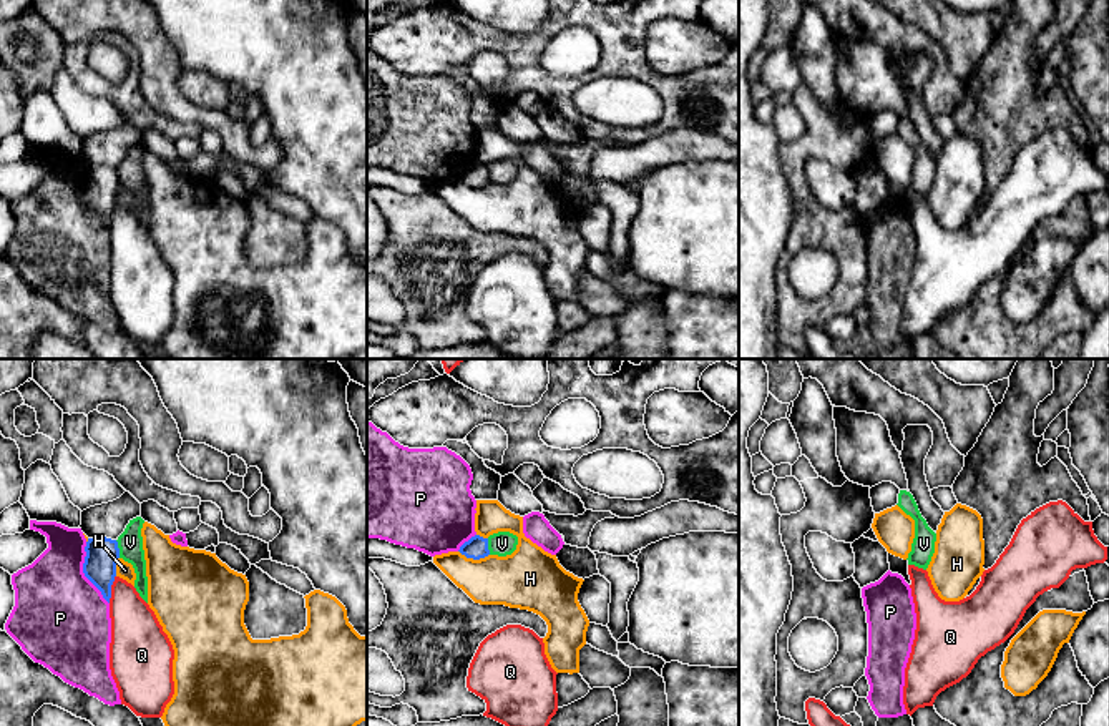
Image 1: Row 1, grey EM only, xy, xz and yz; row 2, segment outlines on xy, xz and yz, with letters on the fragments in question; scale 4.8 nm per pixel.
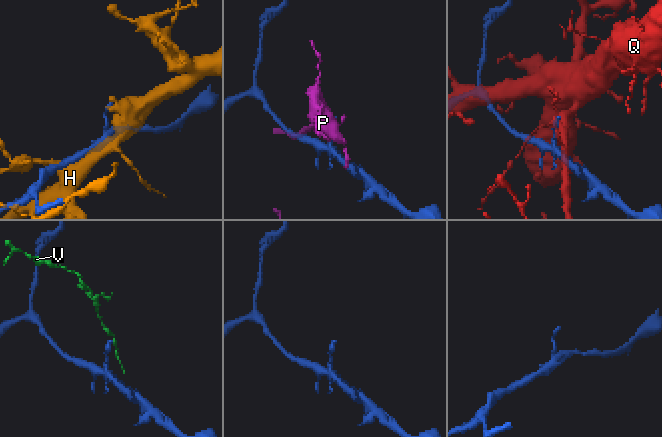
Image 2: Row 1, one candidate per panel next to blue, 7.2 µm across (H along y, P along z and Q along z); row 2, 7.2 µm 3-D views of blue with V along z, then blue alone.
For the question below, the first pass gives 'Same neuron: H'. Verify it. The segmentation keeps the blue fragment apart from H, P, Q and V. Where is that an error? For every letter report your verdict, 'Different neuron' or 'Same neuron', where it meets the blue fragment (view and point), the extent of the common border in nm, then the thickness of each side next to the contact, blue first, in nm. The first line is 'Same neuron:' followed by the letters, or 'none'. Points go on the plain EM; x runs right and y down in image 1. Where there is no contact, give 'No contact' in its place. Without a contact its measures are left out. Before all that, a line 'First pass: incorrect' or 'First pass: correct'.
First pass: incorrect
Same neuron: none
H: Different neuron. Touches blue at xz (473, 186). Shared border 150 nm. Thickness 110 nm (blue) against 280 nm
P: Different neuron. Touches blue at xy (83, 200). Shared border 320 nm. Thickness 160 nm (blue) against 460 nm
Q: Different neuron. Touches blue at xy (110, 216). Shared border 140 nm. Thickness 160 nm (blue) against 240 nm
V: Different neuron. Touches blue at xy (118, 176). Shared border 90 nm. Thickness 160 nm (blue) against 120 nm

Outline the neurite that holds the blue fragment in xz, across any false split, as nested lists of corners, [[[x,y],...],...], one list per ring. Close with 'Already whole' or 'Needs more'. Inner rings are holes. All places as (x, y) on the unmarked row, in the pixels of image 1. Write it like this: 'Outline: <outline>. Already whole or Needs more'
Outline: [[[475,163],[468,169],[465,169],[458,179],[467,186],[473,186],[473,188],[485,186],[490,183],[488,166]]]. Already whole

